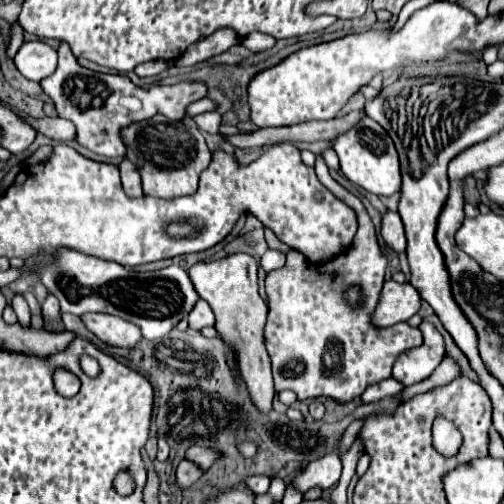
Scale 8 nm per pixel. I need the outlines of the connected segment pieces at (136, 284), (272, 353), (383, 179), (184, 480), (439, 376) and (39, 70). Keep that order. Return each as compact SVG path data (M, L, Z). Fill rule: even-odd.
M62 250L56 264L42 268L40 276L44 286L60 300L62 312L114 314L138 324L146 340L160 340L168 336L168 332L192 312L200 298L188 278L188 272L180 266L168 266L156 272L134 272L116 262L98 260L74 250Z
M316 154L314 168L320 182L356 210L358 232L350 250L326 264L312 264L300 252L290 250L286 254L284 268L268 272L266 296L270 310L264 326L264 346L272 362L276 392L292 390L298 400L328 396L338 402L348 402L360 396L368 384L390 378L396 356L408 348L420 346L422 334L406 322L388 328L372 324L372 312L380 302L384 286L386 256L378 246L374 224L360 198L330 176L322 154ZM348 284L362 286L364 306L360 310L348 308L340 296L342 288Z
M364 118L358 126L348 130L346 134L338 136L332 146L340 158L340 170L348 180L362 186L364 190L376 194L376 196L392 196L394 192L400 192L402 174L400 174L400 160L398 152L394 148L392 138L388 132L372 118Z
M182 460L182 462L178 464L178 468L176 468L176 484L180 486L180 490L190 488L200 476L202 476L202 470L200 470L194 462Z
M444 358L444 362L434 370L434 374L432 374L428 380L404 388L402 400L404 400L404 398L412 398L412 396L422 394L422 392L428 392L428 390L432 390L432 388L436 388L436 386L440 386L440 384L448 384L448 382L450 382L452 378L456 378L456 376L460 376L456 362L454 362L452 358Z
M42 40L24 42L16 54L16 68L28 80L40 82L56 70L56 50Z

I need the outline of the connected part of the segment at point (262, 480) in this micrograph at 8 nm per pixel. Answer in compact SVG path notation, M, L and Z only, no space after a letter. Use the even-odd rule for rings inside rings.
M252 476L244 480L248 484L250 490L254 490L254 494L266 494L270 488L270 478L268 476Z

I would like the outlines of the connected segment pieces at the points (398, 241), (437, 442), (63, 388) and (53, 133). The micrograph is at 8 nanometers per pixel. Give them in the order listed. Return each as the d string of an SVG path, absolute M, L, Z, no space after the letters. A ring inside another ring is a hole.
M386 212L382 218L382 238L384 242L394 250L394 252L404 252L406 250L406 236L404 236L404 226L398 216L398 212Z
M436 418L432 426L433 447L445 457L454 456L461 444L462 436L456 427L445 418Z
M56 368L54 370L54 386L56 386L58 394L72 398L80 390L80 378L76 378L74 374L66 372L66 368Z
M26 118L40 134L50 136L58 142L74 142L76 140L76 126L64 118Z

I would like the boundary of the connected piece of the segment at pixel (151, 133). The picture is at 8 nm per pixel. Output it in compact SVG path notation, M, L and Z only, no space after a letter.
M154 118L154 124L136 122L128 128L122 128L120 134L126 144L126 156L134 156L146 196L178 198L194 194L198 188L200 172L212 162L212 152L208 150L202 132L192 120Z

